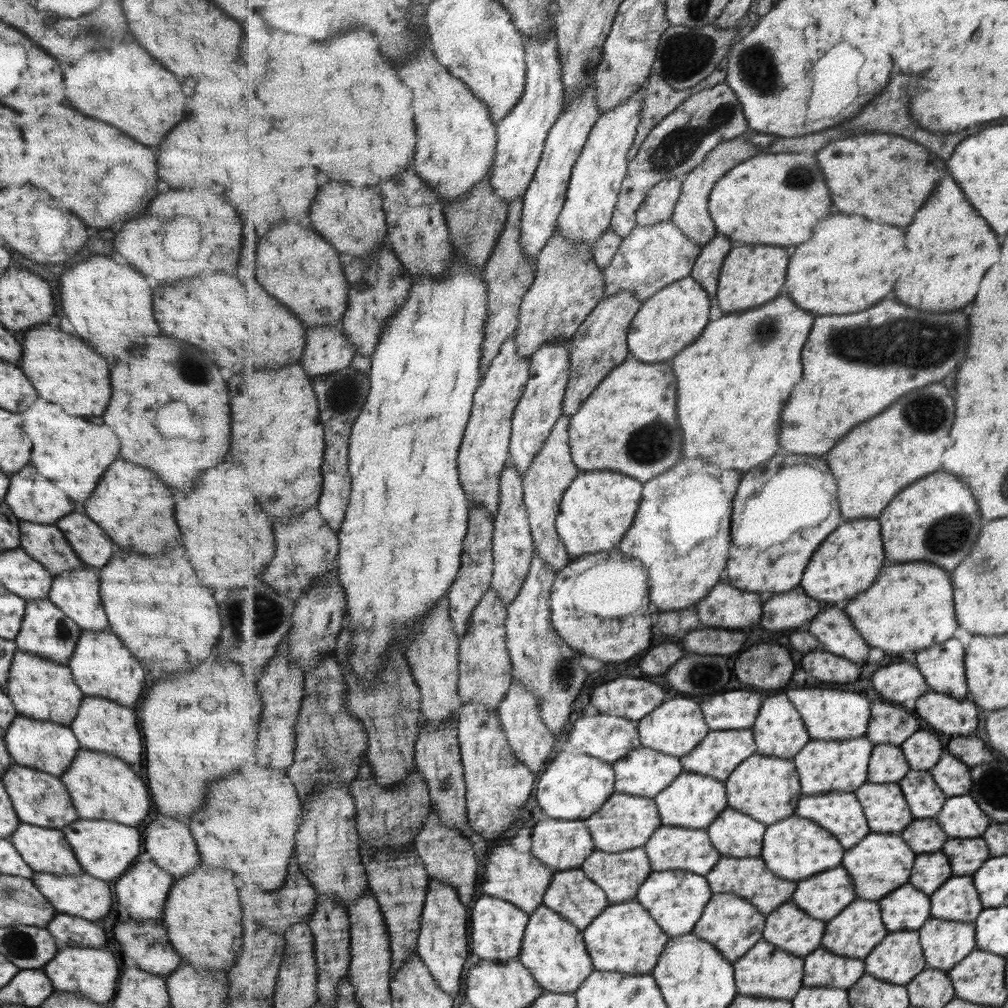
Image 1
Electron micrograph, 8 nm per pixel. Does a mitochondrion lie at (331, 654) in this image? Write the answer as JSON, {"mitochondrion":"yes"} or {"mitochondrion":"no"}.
{"mitochondrion":"no"}

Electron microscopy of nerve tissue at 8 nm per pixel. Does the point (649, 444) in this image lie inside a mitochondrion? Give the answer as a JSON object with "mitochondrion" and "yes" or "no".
{"mitochondrion":"yes"}

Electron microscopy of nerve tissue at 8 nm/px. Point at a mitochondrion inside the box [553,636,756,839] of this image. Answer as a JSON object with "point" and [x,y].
{"point":[697,677]}

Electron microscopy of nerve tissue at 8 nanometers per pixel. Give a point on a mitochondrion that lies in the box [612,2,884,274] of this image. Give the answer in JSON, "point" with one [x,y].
{"point":[676,148]}

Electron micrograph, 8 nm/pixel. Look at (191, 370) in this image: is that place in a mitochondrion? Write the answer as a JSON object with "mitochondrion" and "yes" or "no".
{"mitochondrion":"yes"}

